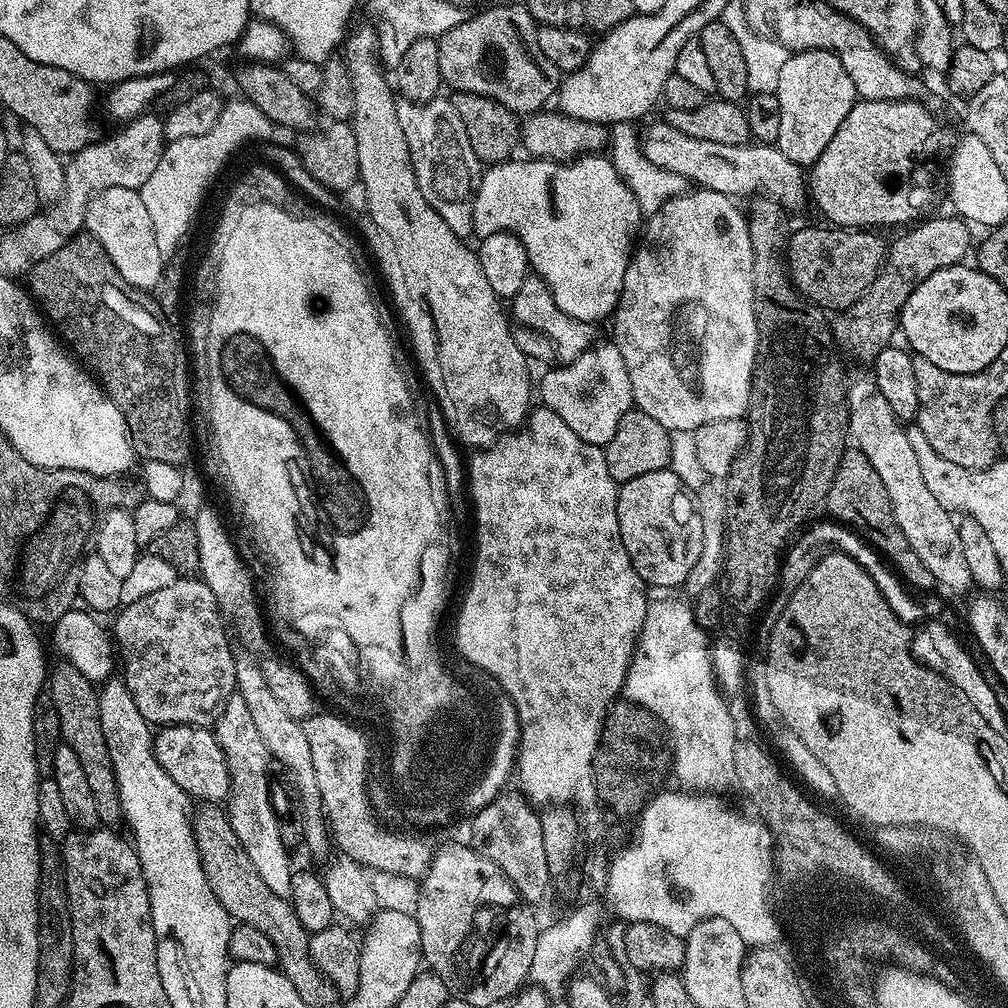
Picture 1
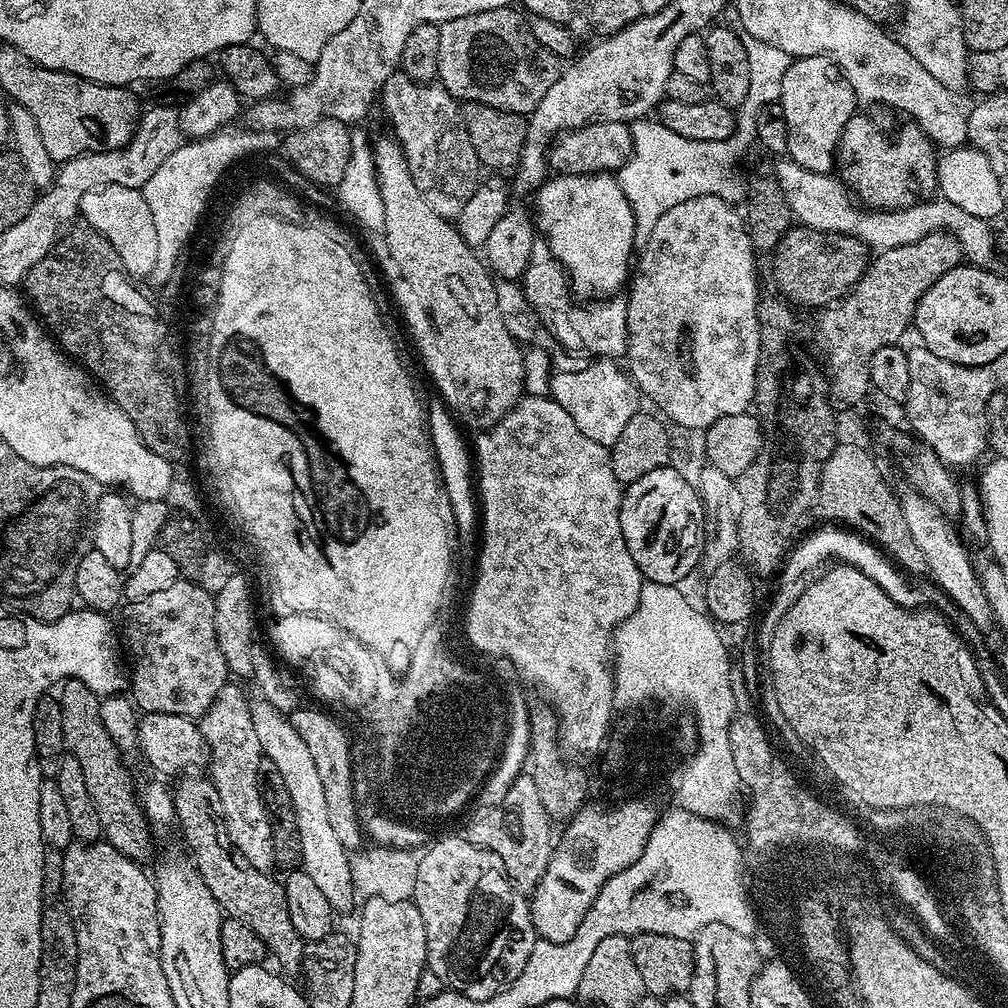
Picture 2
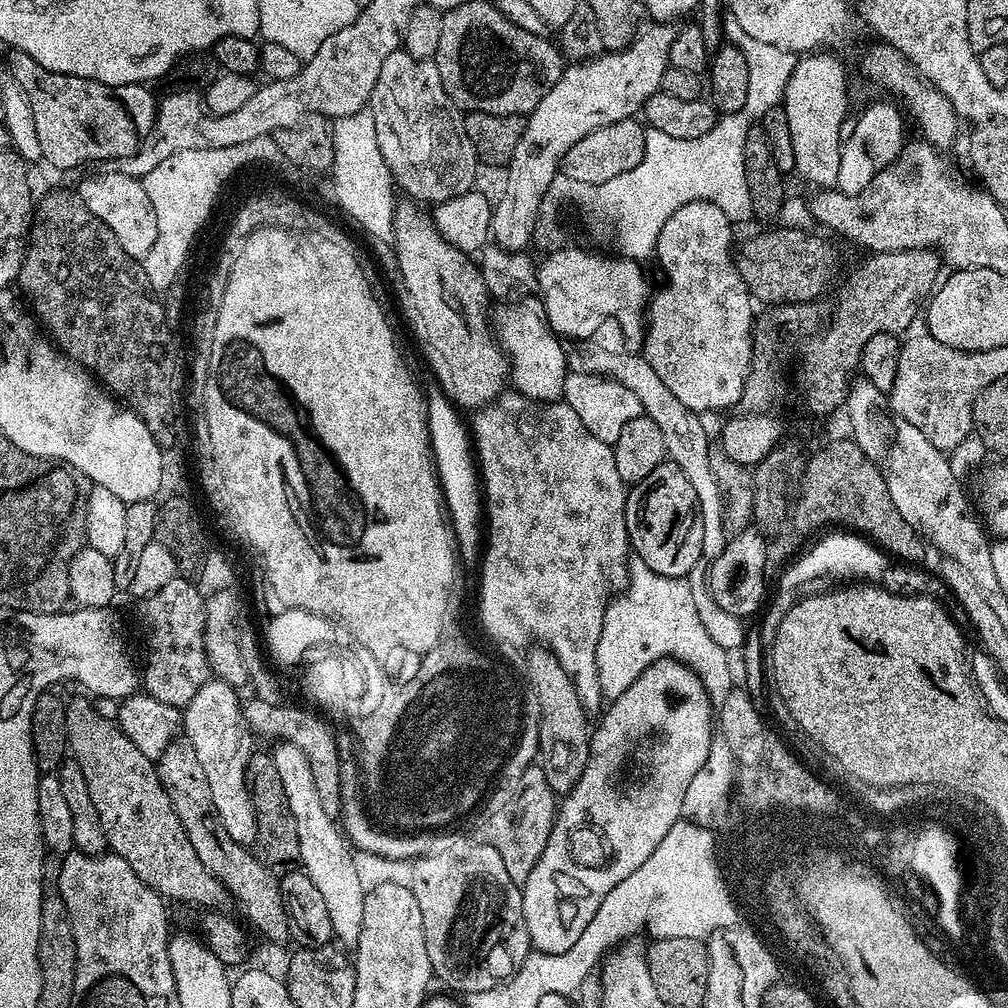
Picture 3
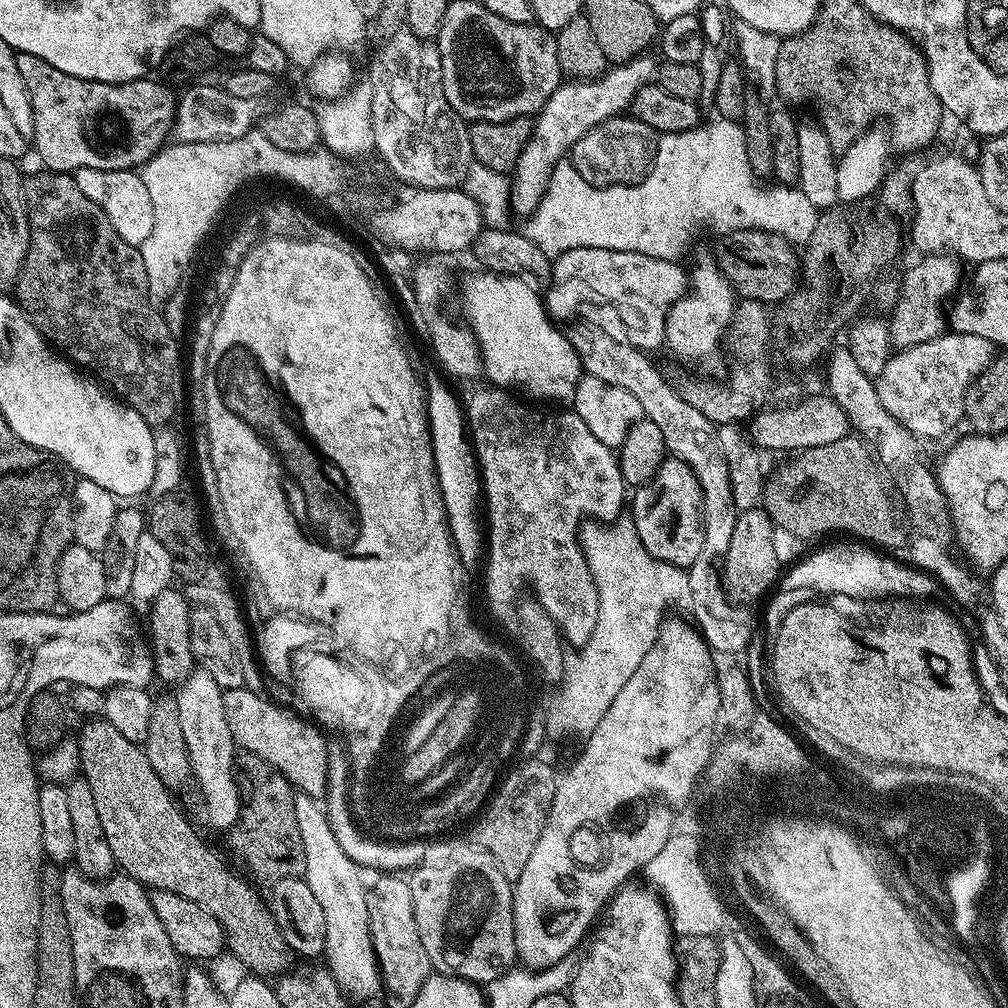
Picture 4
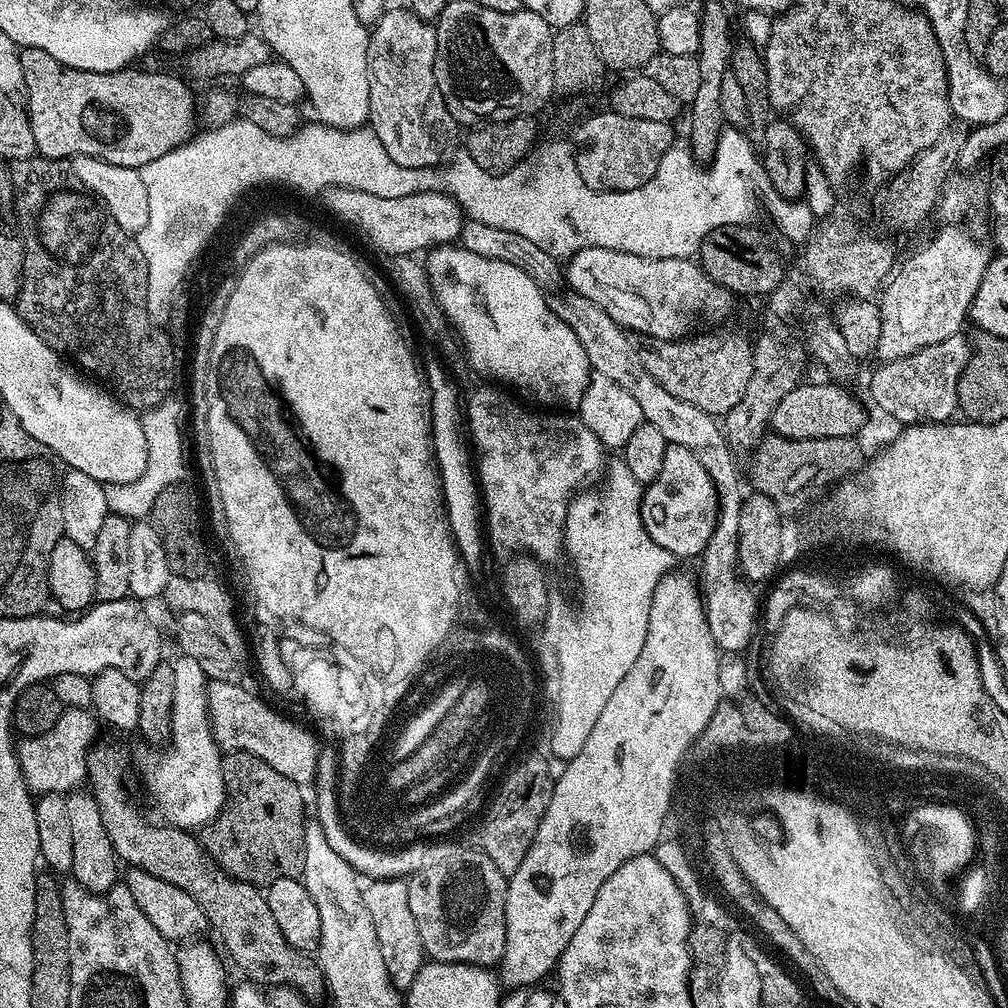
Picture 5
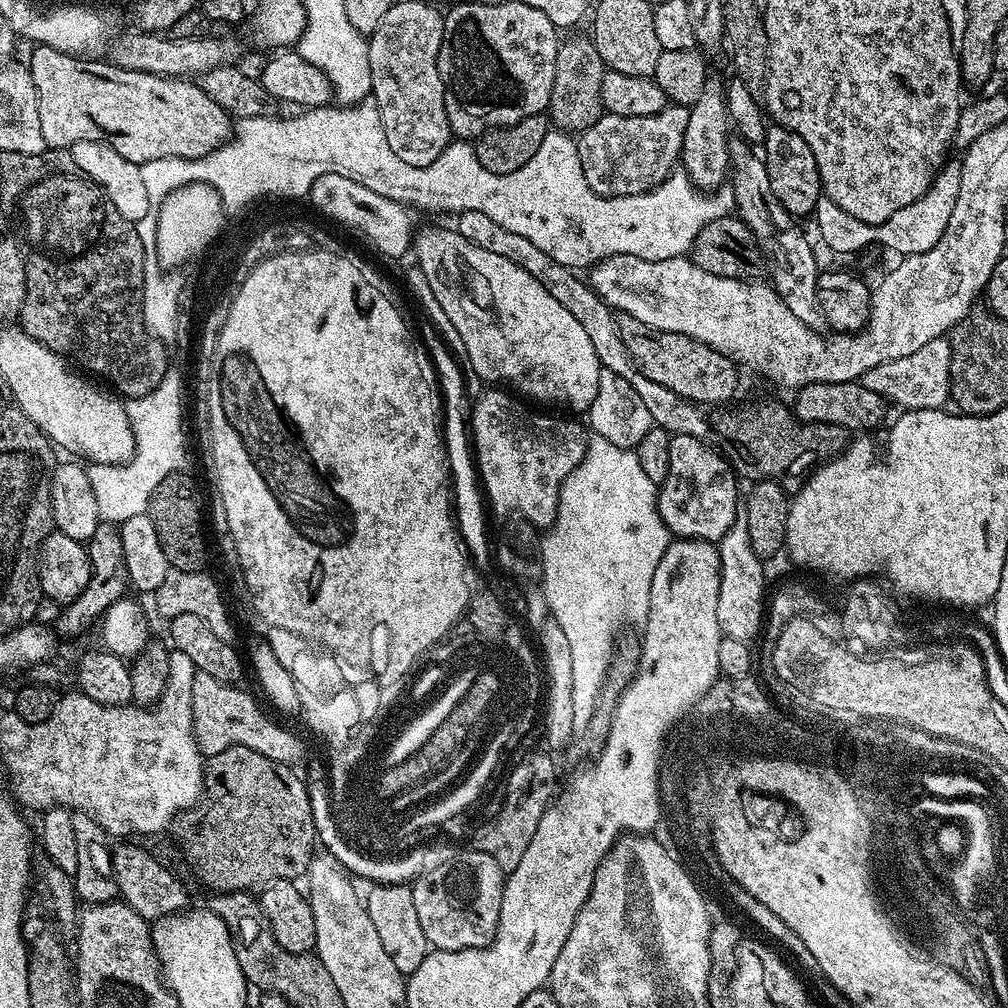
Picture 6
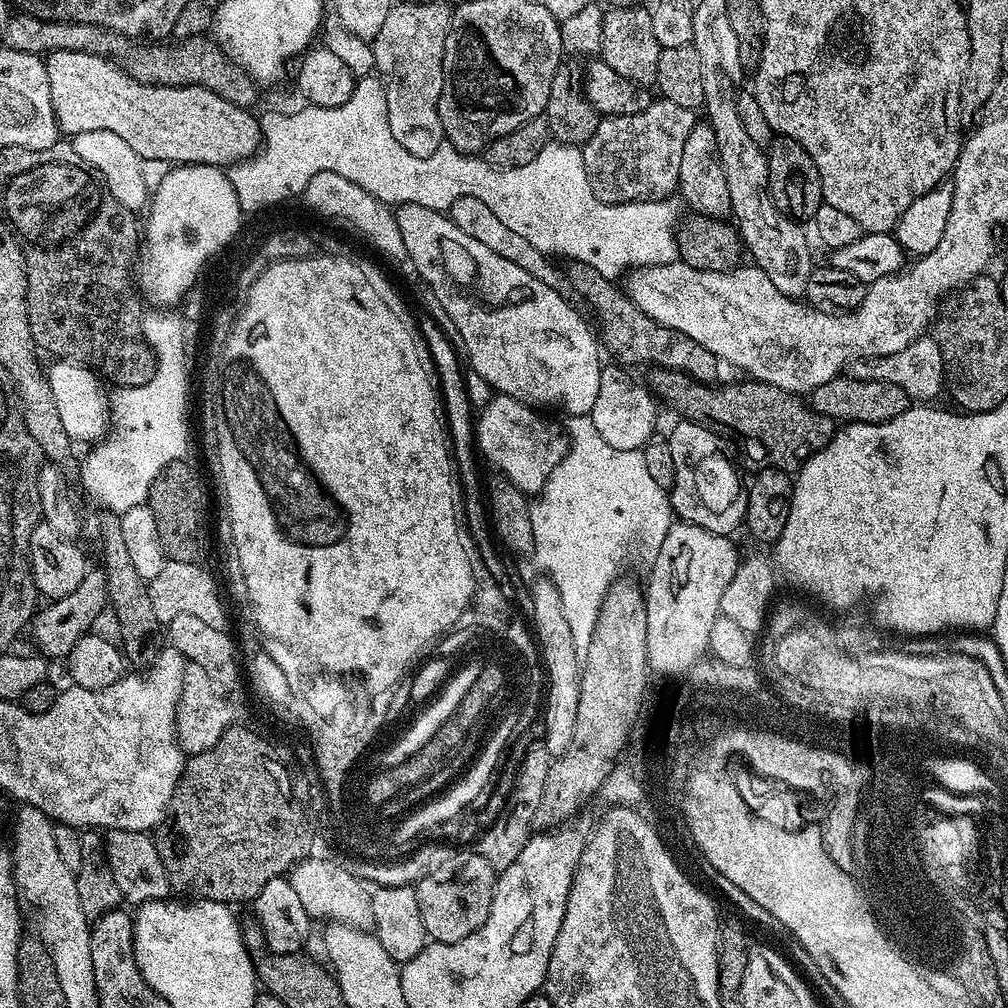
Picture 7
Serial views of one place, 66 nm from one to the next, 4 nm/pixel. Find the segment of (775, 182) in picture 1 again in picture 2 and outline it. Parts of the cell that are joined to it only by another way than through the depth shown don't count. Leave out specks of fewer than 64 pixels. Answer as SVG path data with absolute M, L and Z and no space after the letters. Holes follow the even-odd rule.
M787 158L777 159L775 163L776 169L774 169L774 175L778 186L782 190L782 194L786 194L786 206L790 206L793 217L805 228L853 236L862 241L868 249L875 250L876 252L885 252L894 246L906 246L906 242L916 242L918 238L924 238L926 234L930 234L931 232L949 232L951 236L956 237L956 241L960 244L963 259L969 265L995 265L992 263L996 260L998 240L994 235L993 225L982 217L972 217L966 210L960 209L948 200L943 198L924 198L915 204L911 204L909 208L893 208L891 210L881 210L876 206L861 206L846 191L843 181L835 175L827 172L806 170L806 166L798 166L798 162Z

